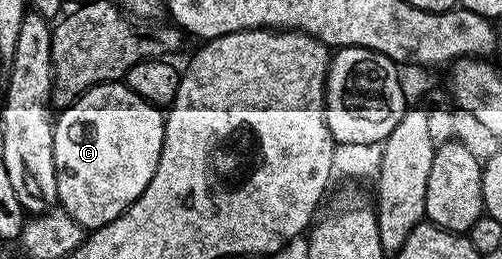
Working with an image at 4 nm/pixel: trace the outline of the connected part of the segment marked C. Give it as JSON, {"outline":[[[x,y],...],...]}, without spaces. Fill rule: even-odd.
{"outline":[[[123,82],[96,84],[74,100],[67,108],[60,109],[53,125],[55,170],[57,171],[57,204],[83,229],[92,230],[107,226],[119,218],[147,190],[147,182],[159,166],[163,150],[166,113],[160,107],[148,104]]]}

